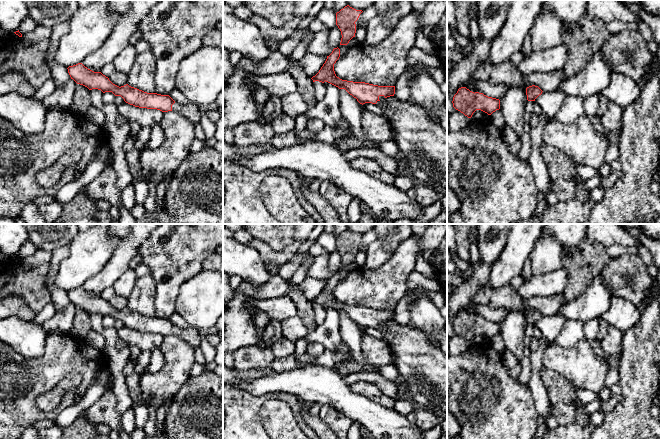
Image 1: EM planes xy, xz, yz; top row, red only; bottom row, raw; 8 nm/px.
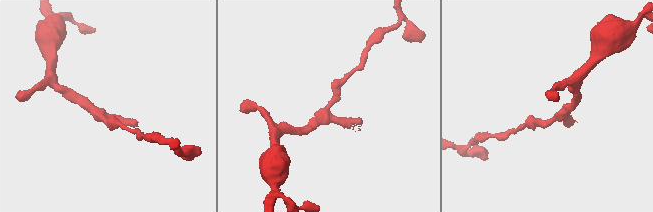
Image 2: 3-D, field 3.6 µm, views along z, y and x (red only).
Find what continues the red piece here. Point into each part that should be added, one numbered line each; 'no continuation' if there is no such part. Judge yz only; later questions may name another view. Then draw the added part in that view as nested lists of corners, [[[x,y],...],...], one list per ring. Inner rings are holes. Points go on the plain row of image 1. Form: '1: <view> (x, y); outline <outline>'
no continuation

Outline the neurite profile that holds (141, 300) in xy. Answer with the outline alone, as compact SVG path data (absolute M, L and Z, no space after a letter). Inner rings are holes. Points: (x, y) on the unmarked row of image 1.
M148 274L139 277L131 295L127 298L127 308L147 317L155 315L156 284L153 277Z

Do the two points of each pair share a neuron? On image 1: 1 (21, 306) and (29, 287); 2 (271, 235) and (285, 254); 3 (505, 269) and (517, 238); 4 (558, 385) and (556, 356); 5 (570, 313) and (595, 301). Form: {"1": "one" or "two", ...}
{"1": "two", "2": "two", "3": "one", "4": "two", "5": "one"}

